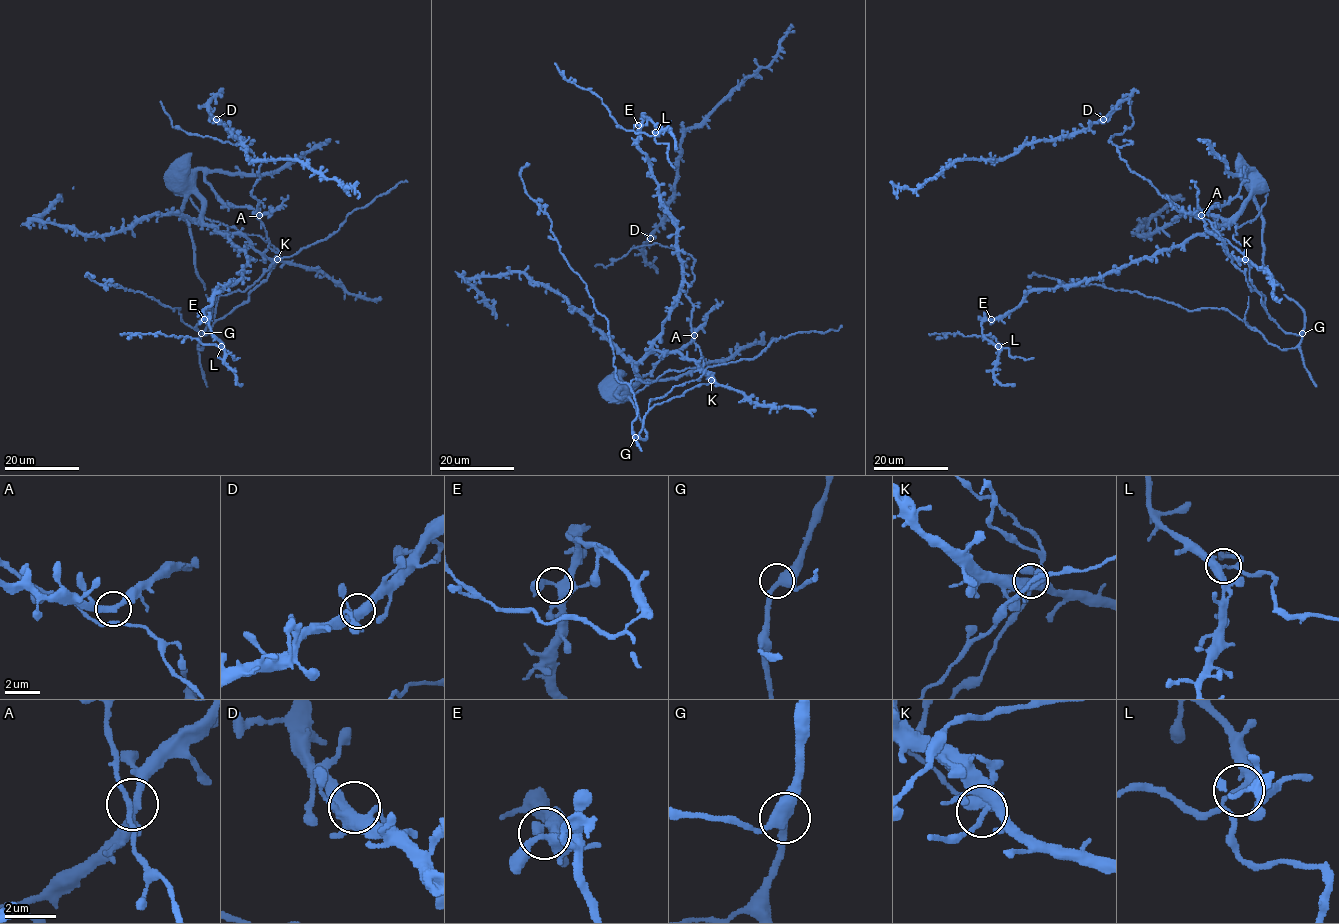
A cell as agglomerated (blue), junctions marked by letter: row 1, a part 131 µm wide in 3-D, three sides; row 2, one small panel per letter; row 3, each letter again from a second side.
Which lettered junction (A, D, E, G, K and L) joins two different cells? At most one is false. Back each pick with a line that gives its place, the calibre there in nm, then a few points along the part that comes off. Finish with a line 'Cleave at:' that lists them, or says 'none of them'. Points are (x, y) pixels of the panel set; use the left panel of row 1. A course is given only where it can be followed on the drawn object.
L: at (221, 346); 320 nm thick; foreign part runs (221, 346), (160, 333), (120, 333)
Cleave at: L

